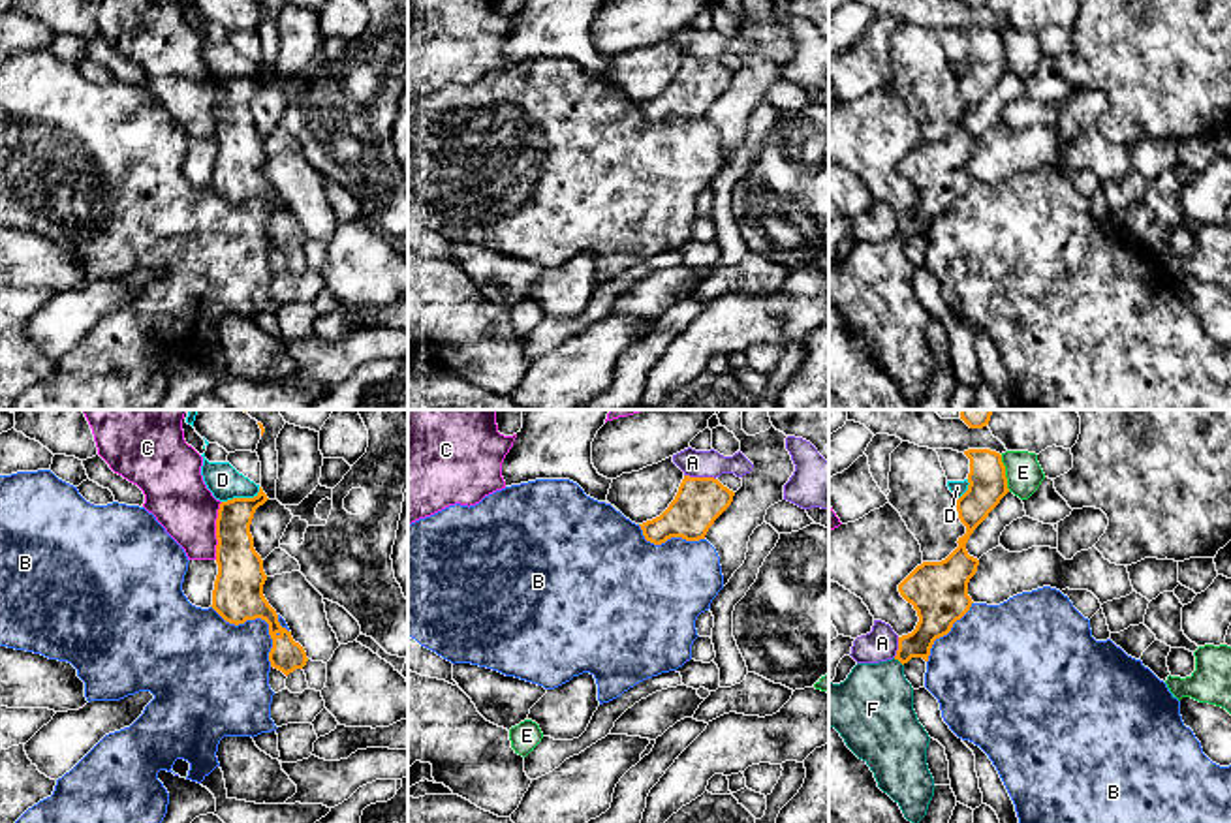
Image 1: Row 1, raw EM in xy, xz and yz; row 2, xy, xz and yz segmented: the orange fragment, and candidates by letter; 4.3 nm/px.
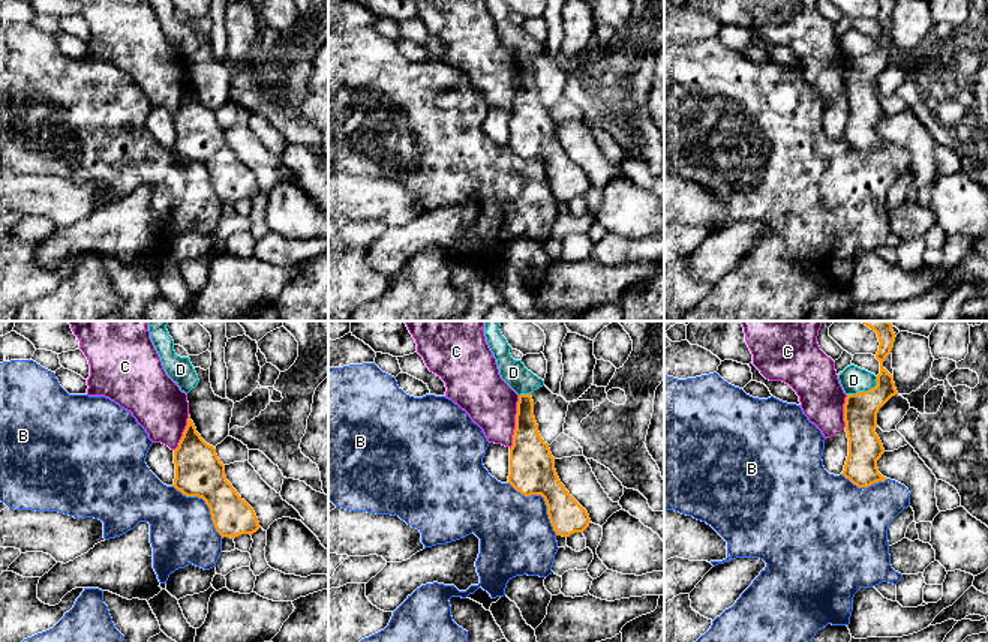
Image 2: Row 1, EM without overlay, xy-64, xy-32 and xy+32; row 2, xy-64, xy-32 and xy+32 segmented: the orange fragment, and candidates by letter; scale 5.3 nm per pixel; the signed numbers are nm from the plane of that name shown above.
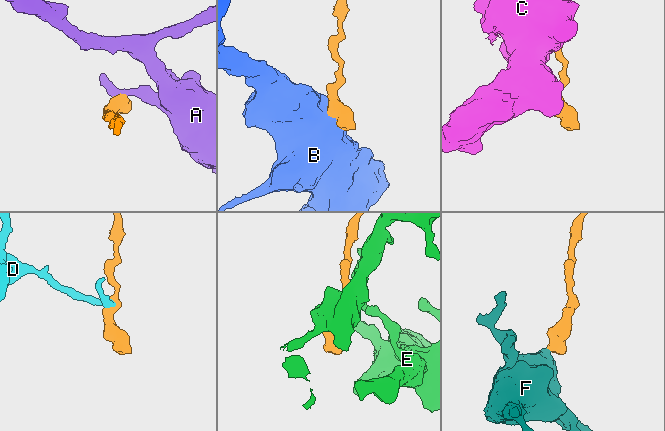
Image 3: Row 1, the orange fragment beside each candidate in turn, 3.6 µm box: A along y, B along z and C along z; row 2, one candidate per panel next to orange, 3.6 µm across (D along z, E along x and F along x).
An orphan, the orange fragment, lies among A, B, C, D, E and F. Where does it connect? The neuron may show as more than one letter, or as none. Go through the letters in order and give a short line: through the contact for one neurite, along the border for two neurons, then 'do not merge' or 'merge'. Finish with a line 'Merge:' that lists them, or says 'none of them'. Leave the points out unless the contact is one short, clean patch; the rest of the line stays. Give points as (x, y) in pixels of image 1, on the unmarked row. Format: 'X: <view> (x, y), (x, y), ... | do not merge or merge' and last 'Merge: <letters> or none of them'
A: xz (685, 53), (715, 59) | do not merge
B: xy (211, 185), (235, 203), (262, 198), (271, 218), (271, 245) | do not merge
C: do not merge
D: xy (260, 66), (252, 76), (233, 76), (222, 81) | do not merge
E: yz (1000, 34), (1010, 70) | do not merge
F: yz (936, 194), (927, 211), (899, 239), (876, 275), (872, 288) | merge
Merge: F

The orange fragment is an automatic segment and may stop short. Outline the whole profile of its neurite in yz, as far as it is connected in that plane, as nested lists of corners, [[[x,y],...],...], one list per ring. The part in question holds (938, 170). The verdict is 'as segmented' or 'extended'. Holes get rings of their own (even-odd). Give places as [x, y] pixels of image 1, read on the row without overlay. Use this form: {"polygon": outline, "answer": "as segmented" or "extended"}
{"polygon": [[[968,28],[964,34],[970,38],[970,64],[957,79],[957,90],[966,113],[958,116],[958,126],[945,139],[923,141],[898,163],[900,175],[917,190],[915,209],[898,216],[898,229],[893,239],[857,242],[844,261],[829,261],[829,306],[834,306],[846,325],[870,346],[878,366],[900,385],[904,396],[913,404],[927,395],[936,365],[927,344],[930,316],[913,289],[913,267],[904,256],[904,244],[912,237],[928,241],[934,220],[947,214],[953,203],[970,190],[974,180],[968,175],[968,162],[975,154],[979,139],[968,133],[966,122],[1009,71],[1000,32]]], "answer": "extended"}

